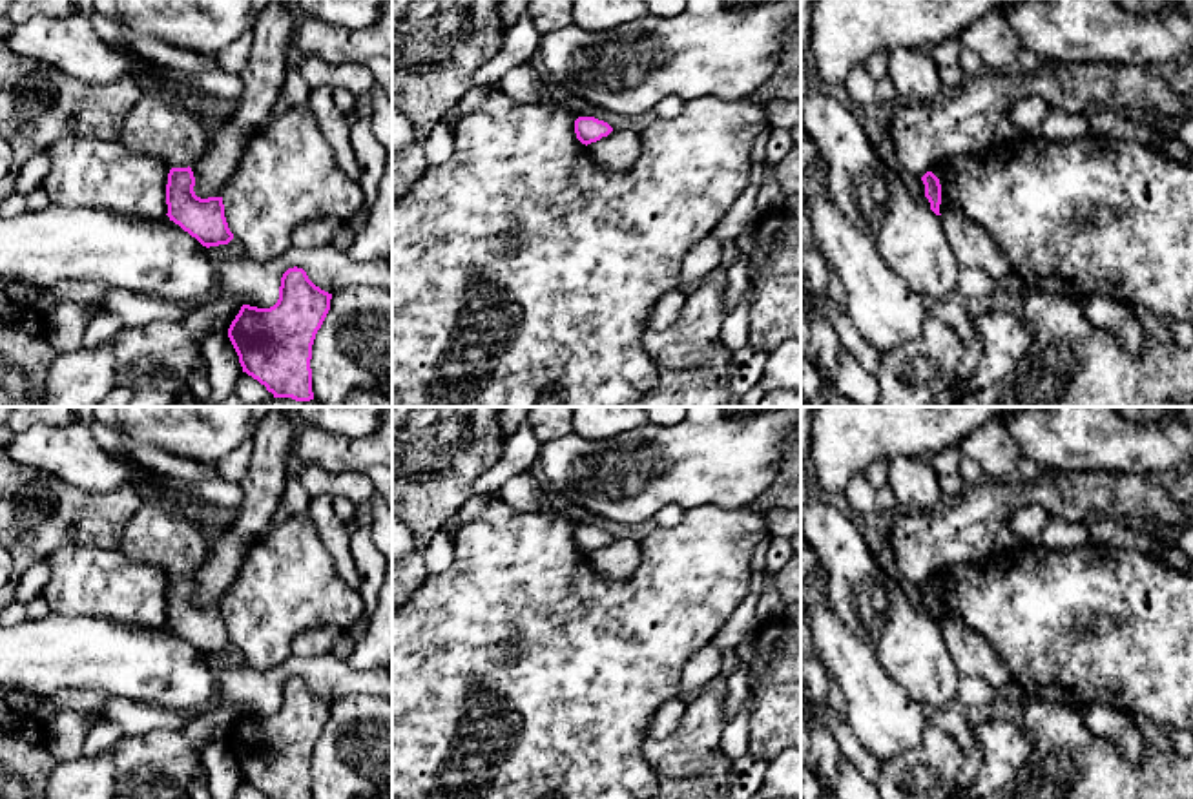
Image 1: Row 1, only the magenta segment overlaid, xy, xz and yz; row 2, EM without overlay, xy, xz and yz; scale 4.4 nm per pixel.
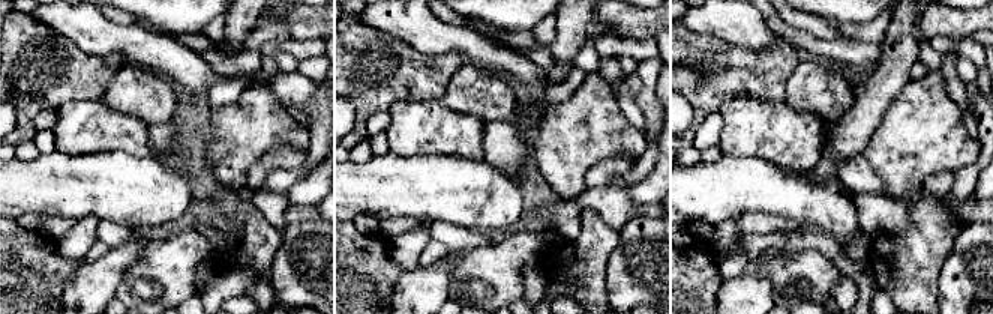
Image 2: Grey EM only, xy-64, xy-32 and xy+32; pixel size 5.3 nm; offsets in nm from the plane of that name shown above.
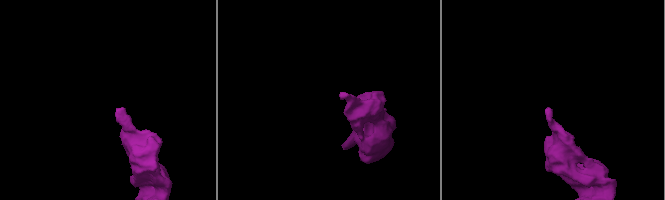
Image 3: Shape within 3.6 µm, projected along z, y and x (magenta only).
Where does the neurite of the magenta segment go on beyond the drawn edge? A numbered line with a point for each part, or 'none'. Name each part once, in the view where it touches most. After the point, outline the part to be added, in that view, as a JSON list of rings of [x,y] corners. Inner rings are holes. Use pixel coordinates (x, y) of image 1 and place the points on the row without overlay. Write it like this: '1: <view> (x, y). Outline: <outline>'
none

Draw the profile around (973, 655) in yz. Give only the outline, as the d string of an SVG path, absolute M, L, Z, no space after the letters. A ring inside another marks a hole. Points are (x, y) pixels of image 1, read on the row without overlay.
M950 615L939 628L961 677L974 675L994 688L1011 682L1005 664L978 631L965 626L956 615Z

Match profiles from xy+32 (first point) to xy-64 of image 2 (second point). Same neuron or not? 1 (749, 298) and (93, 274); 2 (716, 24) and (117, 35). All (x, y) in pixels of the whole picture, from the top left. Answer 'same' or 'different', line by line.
1: same
2: same

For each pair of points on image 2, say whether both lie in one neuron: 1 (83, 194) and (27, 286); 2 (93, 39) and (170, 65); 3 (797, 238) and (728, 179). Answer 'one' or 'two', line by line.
1: two
2: one
3: two

